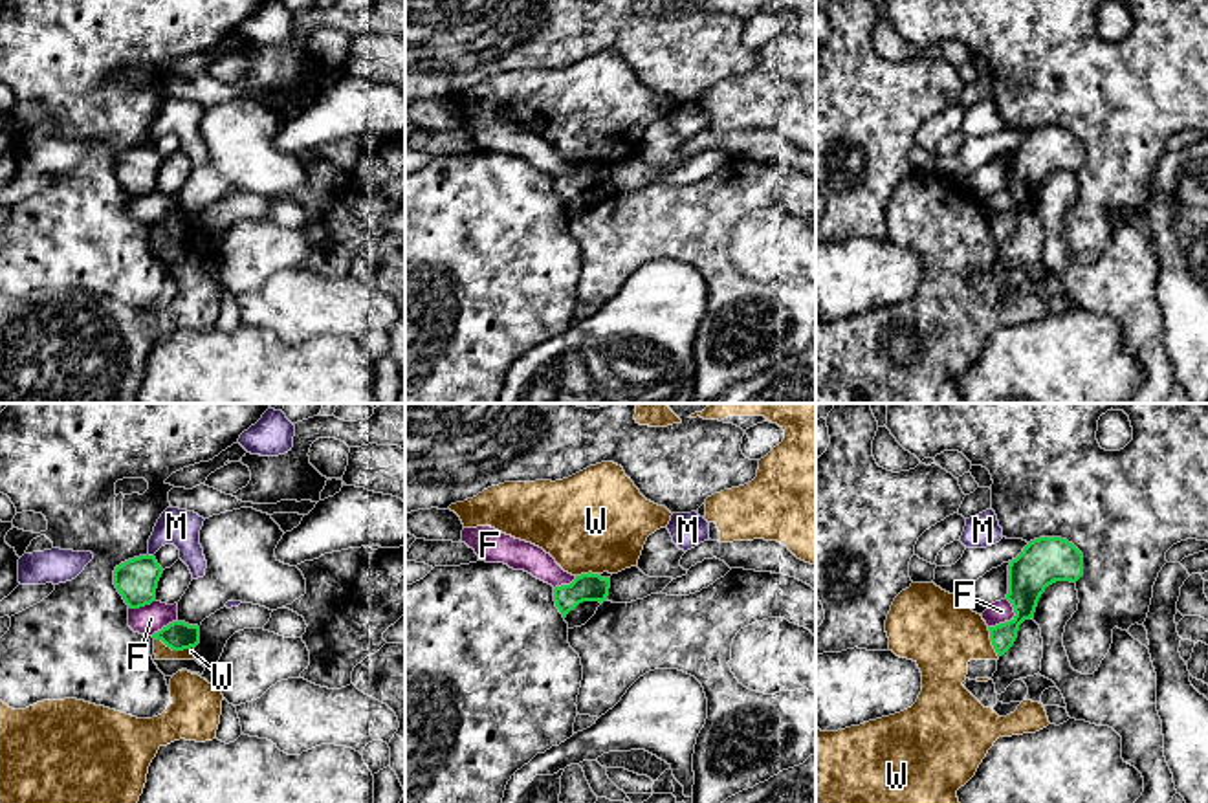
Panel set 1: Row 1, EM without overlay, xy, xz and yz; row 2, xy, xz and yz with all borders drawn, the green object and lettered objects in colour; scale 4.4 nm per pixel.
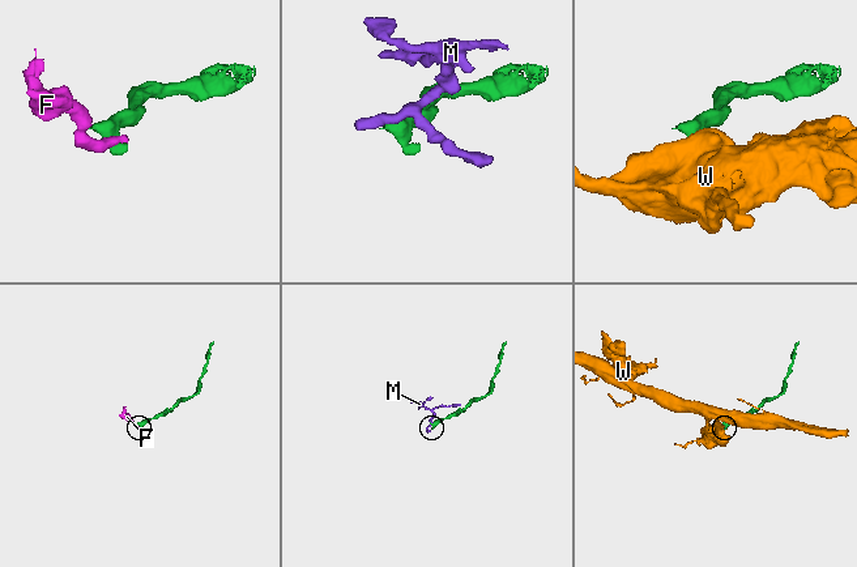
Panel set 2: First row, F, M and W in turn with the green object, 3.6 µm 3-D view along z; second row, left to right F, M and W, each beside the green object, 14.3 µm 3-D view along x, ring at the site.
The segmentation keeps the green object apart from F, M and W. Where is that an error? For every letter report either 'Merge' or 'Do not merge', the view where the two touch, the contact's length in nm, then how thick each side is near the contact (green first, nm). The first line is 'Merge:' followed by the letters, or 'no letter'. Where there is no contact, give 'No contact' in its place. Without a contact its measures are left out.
Merge: no letter
F: Do not merge. Touches green in yz. Shared border 160 nm. Thickness 190 nm (green) against 100 nm
M: Do not merge. Touches green in xy. Shared border 30 nm. Thickness 190 nm (green) against 160 nm
W: Do not merge. Touches green in xy. Shared border 180 nm. Thickness 130 nm (green) against 70 nm

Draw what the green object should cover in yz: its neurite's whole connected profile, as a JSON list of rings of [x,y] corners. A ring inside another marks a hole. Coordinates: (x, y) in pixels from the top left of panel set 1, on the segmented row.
[[[1039,537],[1030,541],[1008,565],[1008,594],[1016,616],[988,627],[997,656],[1016,642],[1019,625],[1034,618],[1045,588],[1056,581],[1076,583],[1083,576],[1083,554],[1067,539]]]

